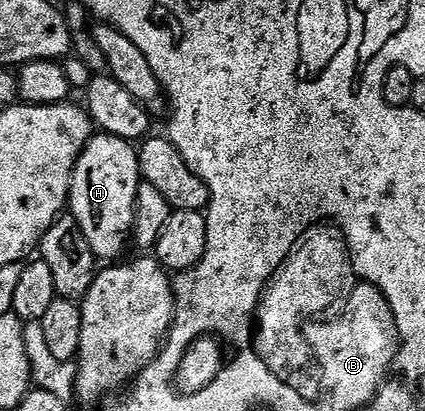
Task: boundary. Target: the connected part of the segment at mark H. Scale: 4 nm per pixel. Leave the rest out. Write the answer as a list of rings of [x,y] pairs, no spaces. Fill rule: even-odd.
[[[102,132],[89,137],[88,146],[82,151],[72,172],[70,213],[75,217],[78,227],[82,227],[86,243],[90,243],[94,255],[101,262],[112,263],[125,256],[124,248],[130,245],[132,227],[136,224],[136,196],[141,180],[138,149],[133,142],[123,141]]]

